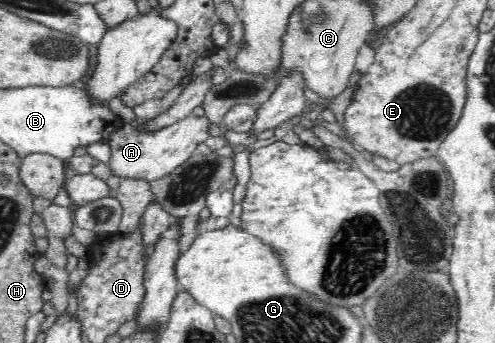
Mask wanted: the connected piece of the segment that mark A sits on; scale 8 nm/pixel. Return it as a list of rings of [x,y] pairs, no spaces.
[[[191,114],[184,119],[172,122],[154,131],[143,131],[122,124],[106,142],[110,148],[110,155],[105,163],[109,172],[121,180],[146,180],[151,182],[169,174],[175,167],[186,162],[189,155],[201,142],[210,136],[211,122],[204,116]]]

